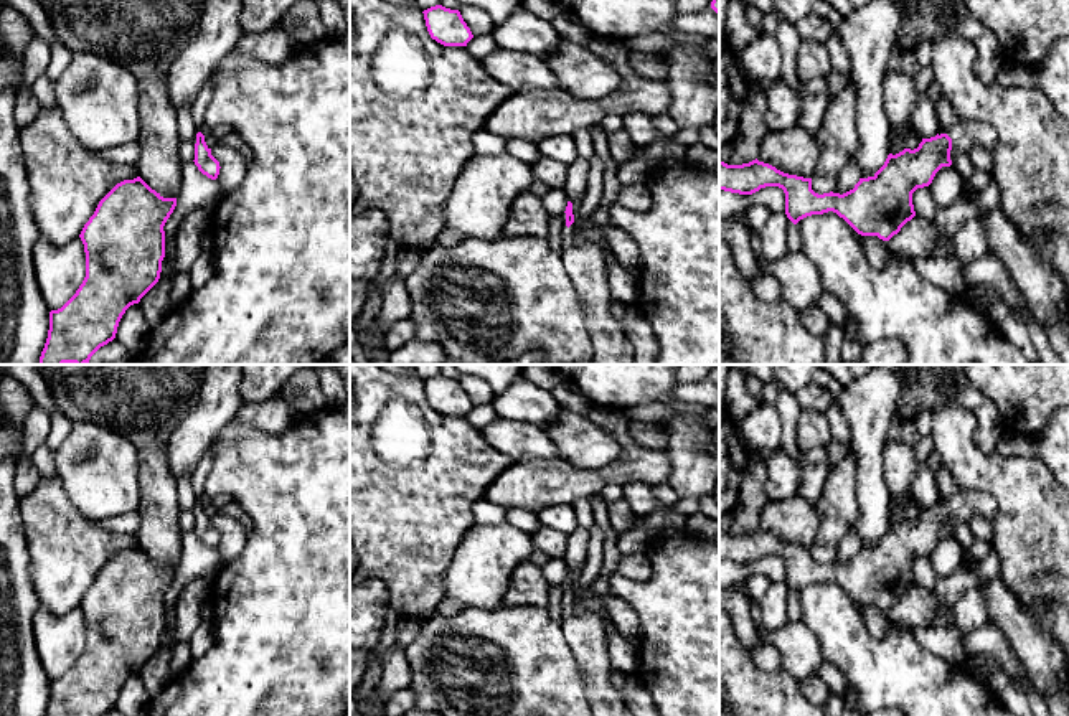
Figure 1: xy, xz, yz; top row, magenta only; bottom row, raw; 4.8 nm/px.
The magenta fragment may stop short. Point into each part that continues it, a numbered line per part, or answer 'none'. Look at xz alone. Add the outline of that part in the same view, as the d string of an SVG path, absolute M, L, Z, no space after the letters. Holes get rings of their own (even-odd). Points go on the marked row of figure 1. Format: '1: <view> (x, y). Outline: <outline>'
1: xz (584, 263). Outline: M563 216L561 261L572 280L586 313L594 358L591 365L633 365L633 346L609 307L612 304L607 267L602 251L592 243L579 243L574 223L566 226Z

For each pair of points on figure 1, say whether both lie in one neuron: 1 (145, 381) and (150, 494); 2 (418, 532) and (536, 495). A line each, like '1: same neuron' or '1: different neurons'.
1: same neuron
2: different neurons

